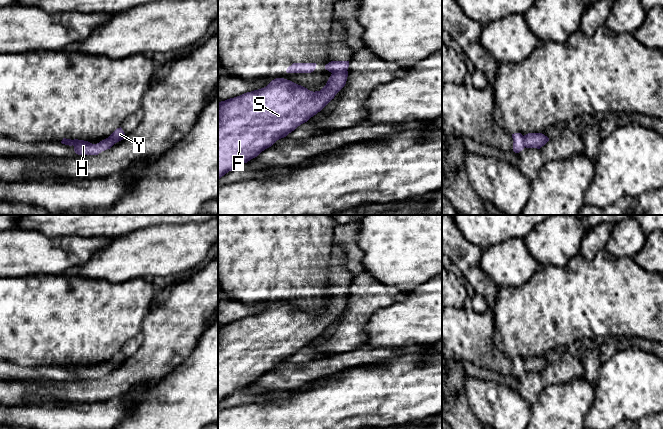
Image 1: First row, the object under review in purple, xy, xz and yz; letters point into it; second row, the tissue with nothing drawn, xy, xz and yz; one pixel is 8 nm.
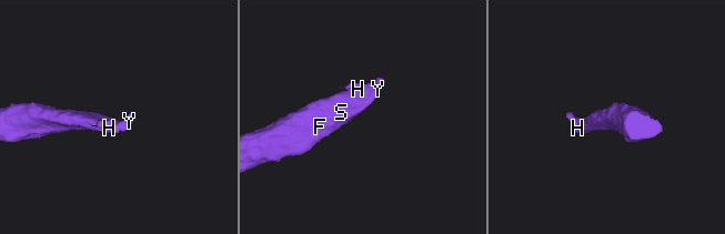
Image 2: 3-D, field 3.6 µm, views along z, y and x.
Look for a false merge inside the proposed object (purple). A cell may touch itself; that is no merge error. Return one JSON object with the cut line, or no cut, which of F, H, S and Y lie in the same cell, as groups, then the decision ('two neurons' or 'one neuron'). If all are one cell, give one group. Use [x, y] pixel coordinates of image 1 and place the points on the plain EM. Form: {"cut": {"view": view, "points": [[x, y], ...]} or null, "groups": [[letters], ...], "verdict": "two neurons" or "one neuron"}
{"cut": null, "groups": [["F", "H", "S", "Y"]], "verdict": "one neuron"}

